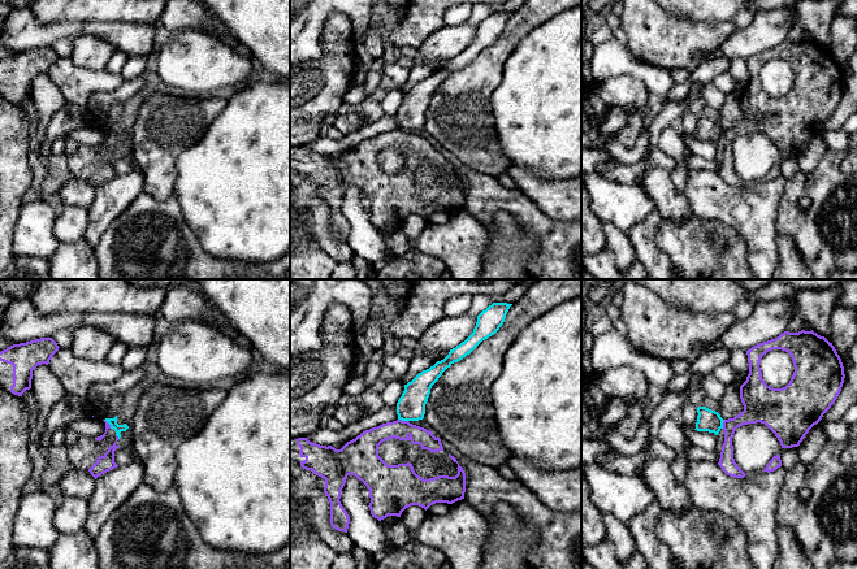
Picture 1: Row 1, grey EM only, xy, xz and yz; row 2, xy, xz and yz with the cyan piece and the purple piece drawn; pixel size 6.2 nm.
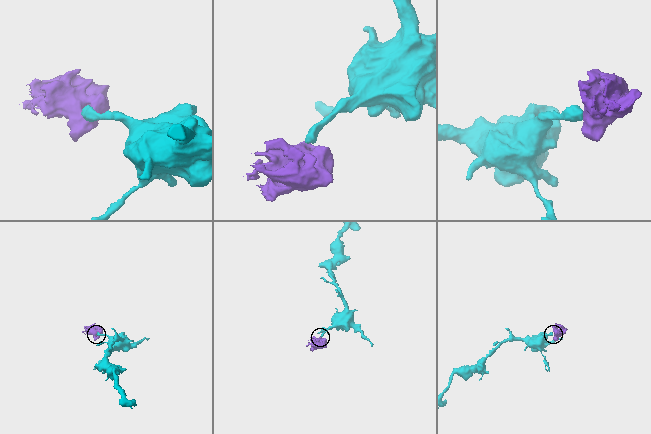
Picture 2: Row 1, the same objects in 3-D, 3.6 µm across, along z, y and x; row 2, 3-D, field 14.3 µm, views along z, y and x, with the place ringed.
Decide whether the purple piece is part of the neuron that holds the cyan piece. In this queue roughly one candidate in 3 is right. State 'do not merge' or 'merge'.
do not merge

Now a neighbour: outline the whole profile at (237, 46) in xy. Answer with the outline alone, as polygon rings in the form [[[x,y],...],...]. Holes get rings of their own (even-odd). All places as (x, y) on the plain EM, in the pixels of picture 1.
[[[224,36],[221,38],[228,45],[230,45],[237,53],[244,56],[244,57],[252,57],[251,51],[239,40],[233,39],[231,36]]]

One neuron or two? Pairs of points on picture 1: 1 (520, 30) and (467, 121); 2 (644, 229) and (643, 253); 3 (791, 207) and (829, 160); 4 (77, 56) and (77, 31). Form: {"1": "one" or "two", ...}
{"1": "one", "2": "one", "3": "one", "4": "two"}

